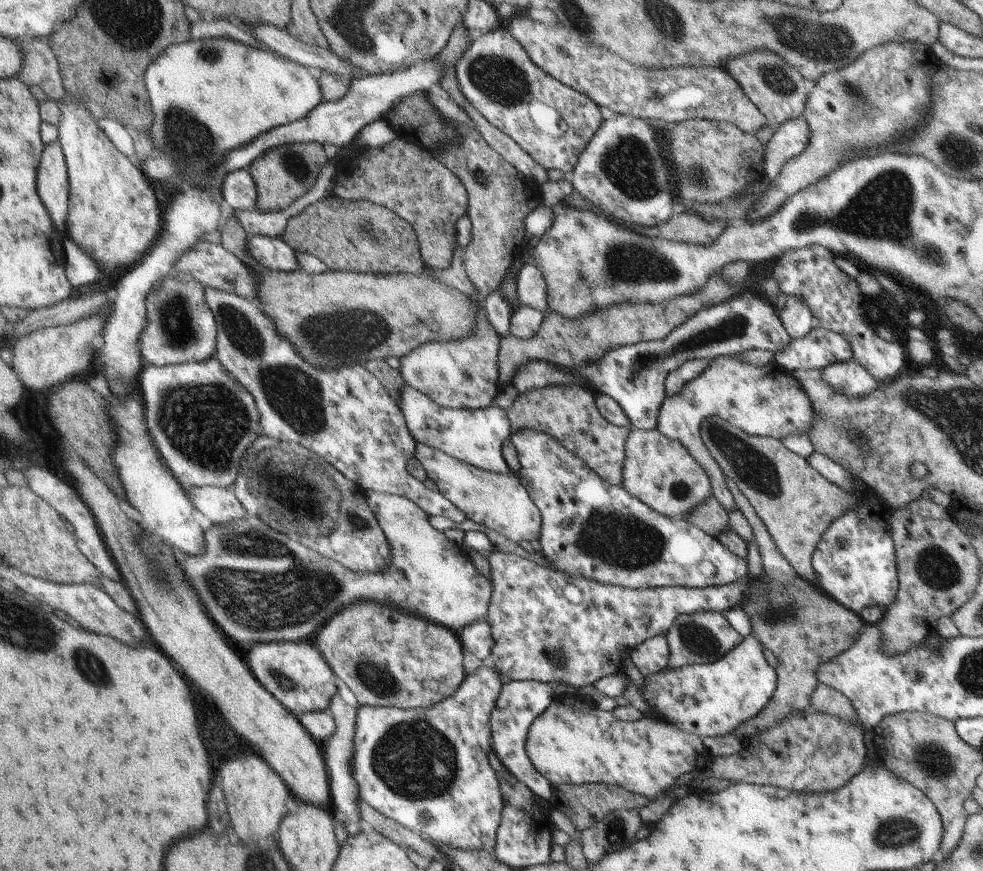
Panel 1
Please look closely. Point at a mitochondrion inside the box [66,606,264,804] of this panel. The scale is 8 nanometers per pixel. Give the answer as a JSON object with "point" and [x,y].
{"point":[87,664]}

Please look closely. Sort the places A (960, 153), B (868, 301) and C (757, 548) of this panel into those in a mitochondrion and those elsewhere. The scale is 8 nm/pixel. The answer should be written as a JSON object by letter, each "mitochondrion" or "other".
{"A":"mitochondrion","B":"other","C":"other"}

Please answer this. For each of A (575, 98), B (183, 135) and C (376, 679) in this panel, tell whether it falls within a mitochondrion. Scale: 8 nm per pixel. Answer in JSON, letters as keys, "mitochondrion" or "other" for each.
{"A":"other","B":"mitochondrion","C":"mitochondrion"}

